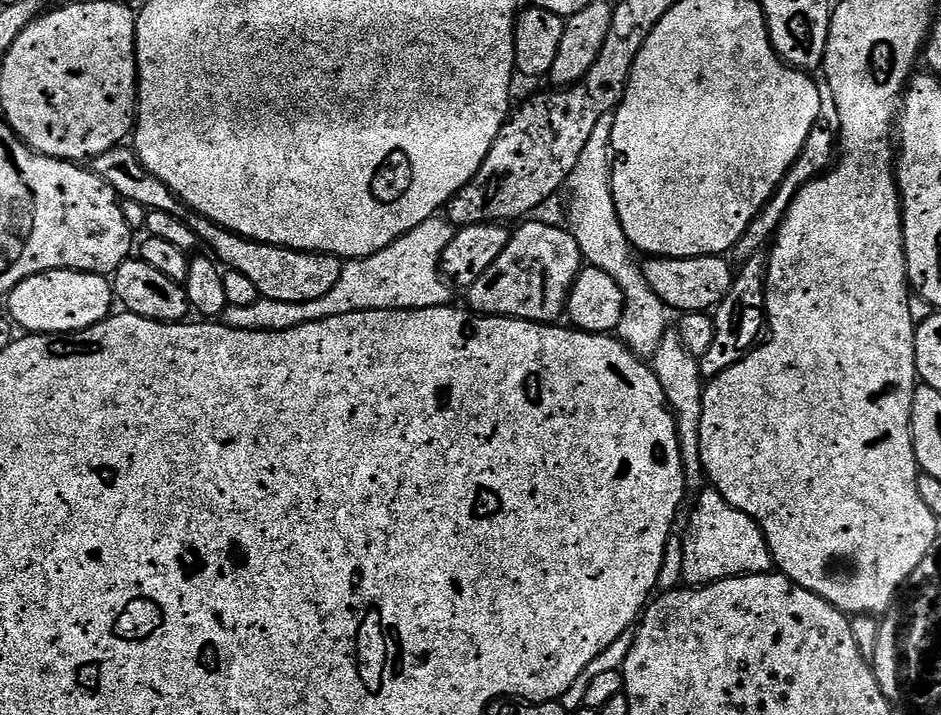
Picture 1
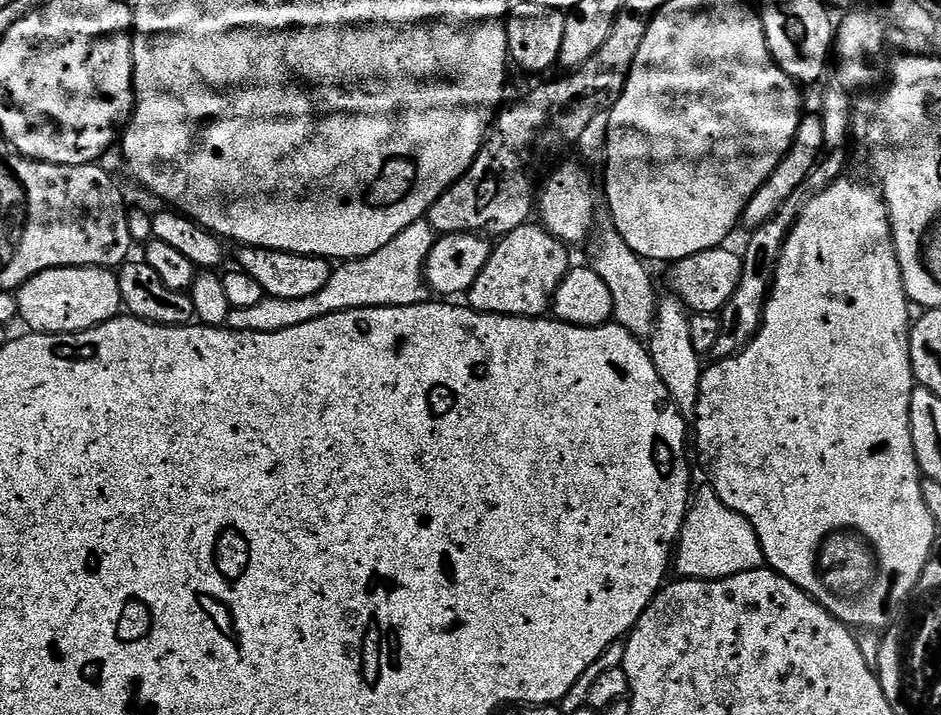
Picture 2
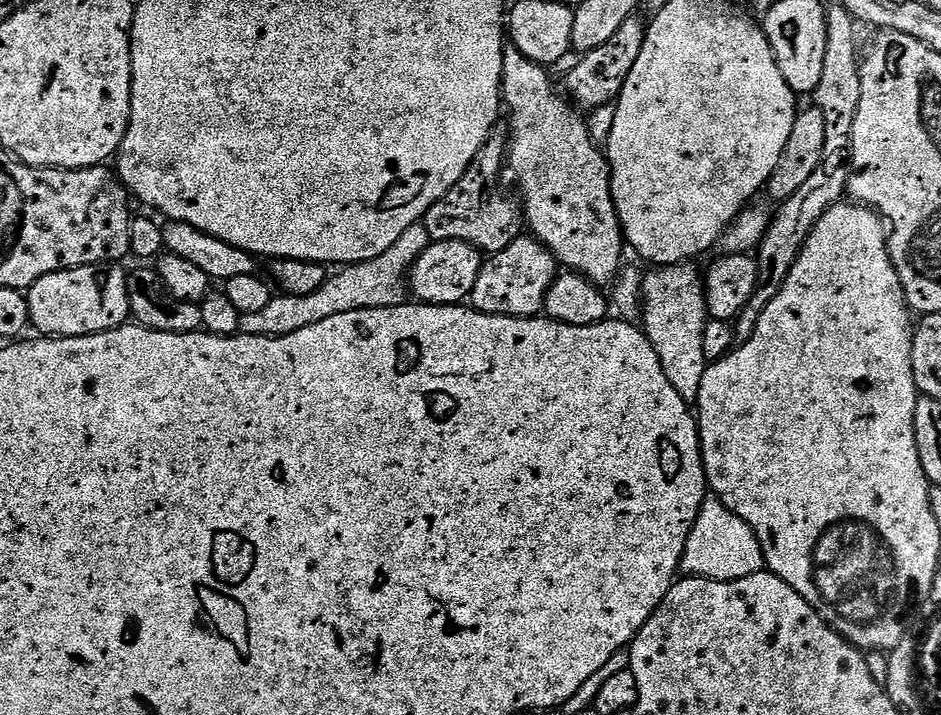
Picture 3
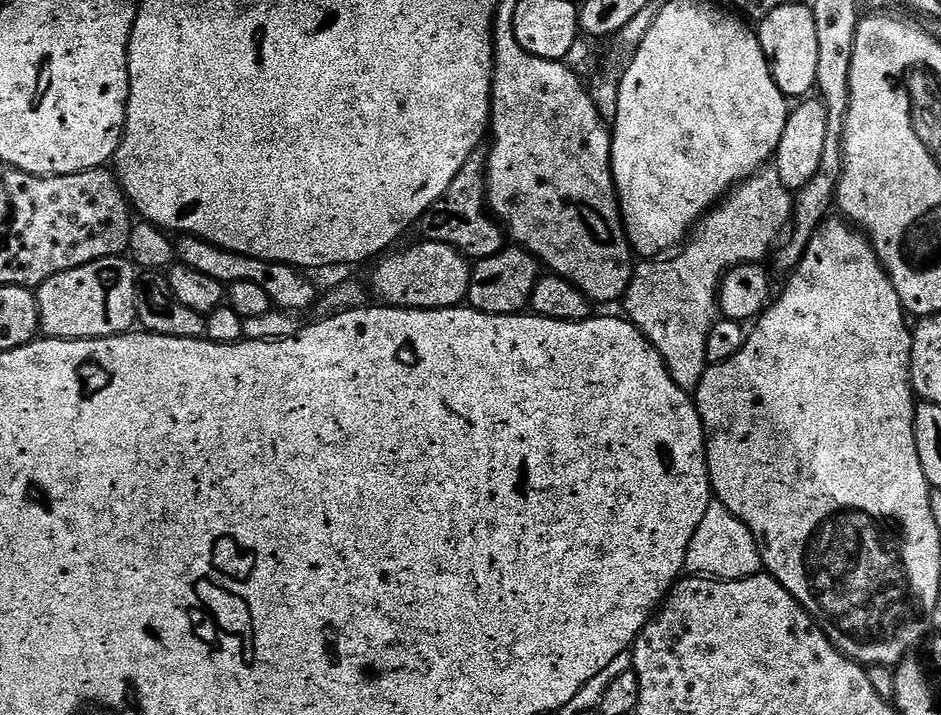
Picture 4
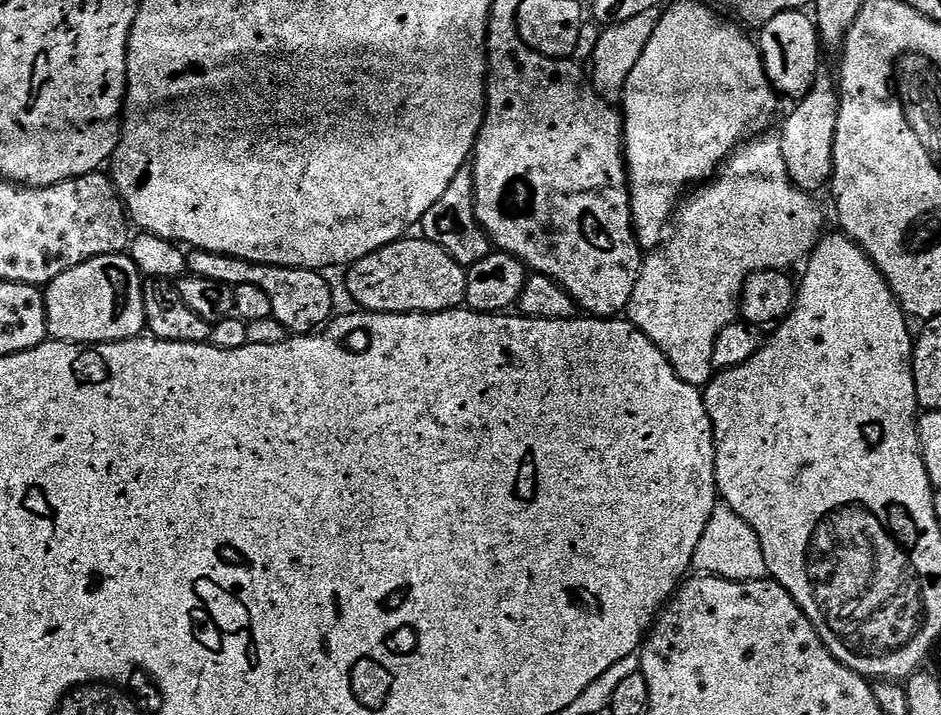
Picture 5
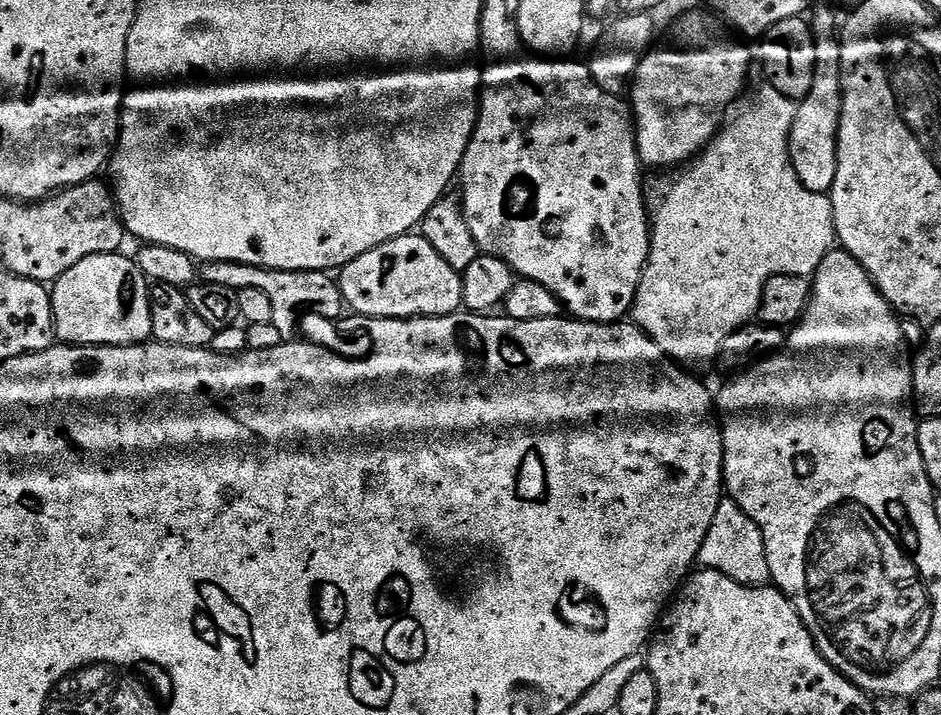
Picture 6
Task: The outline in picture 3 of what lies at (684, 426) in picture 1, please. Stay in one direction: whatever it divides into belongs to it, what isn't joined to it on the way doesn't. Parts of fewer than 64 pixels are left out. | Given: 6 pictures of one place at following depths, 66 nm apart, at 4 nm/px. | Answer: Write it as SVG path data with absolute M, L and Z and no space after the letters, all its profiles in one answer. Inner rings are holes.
M685 262L683 264L665 264L663 266L653 267L652 272L644 272L640 282L640 307L642 309L642 331L648 340L654 346L654 350L658 354L658 362L662 362L662 370L666 374L666 378L670 378L670 386L674 386L674 390L678 390L678 394L682 394L682 398L689 402L694 402L698 398L698 390L700 389L700 375L704 372L706 361L702 354L702 334L704 333L704 325L709 319L708 307L704 305L704 281L702 279L701 269L695 268L695 263Z

